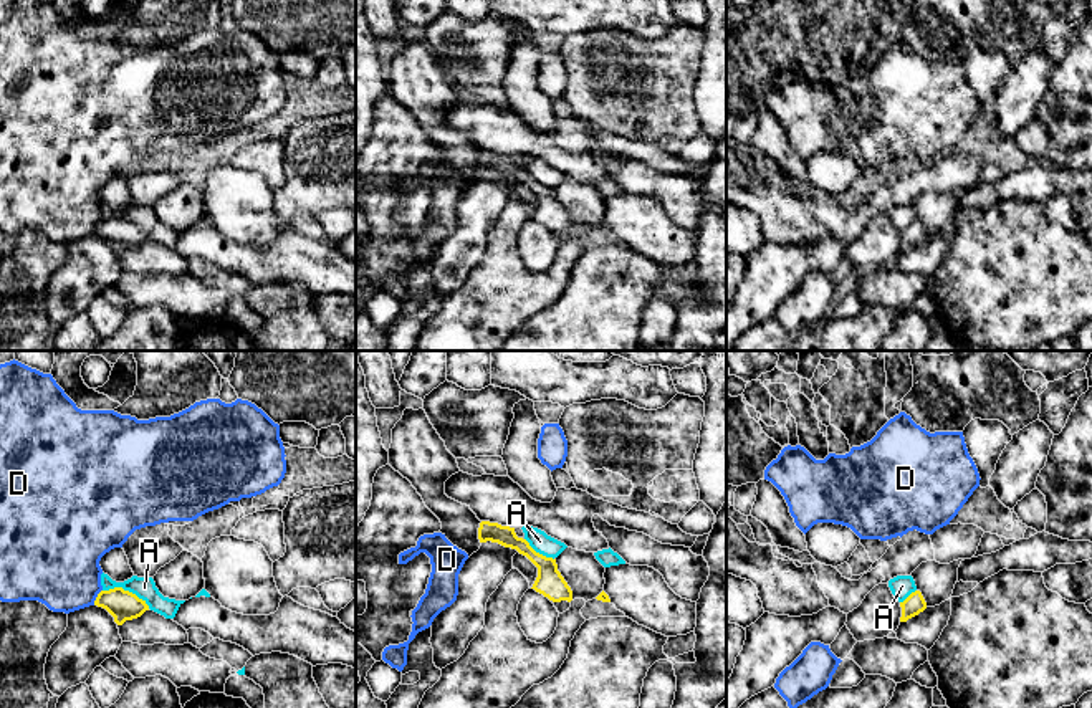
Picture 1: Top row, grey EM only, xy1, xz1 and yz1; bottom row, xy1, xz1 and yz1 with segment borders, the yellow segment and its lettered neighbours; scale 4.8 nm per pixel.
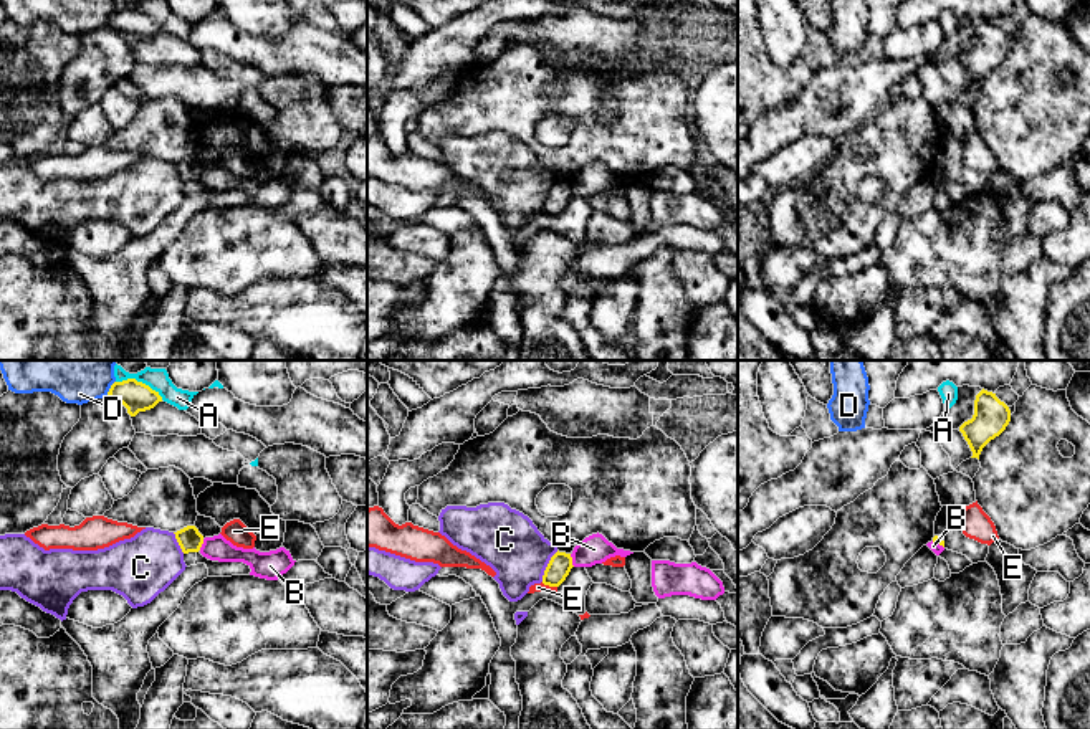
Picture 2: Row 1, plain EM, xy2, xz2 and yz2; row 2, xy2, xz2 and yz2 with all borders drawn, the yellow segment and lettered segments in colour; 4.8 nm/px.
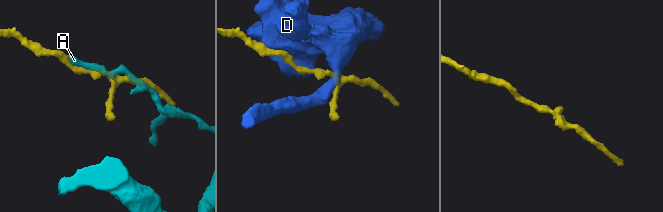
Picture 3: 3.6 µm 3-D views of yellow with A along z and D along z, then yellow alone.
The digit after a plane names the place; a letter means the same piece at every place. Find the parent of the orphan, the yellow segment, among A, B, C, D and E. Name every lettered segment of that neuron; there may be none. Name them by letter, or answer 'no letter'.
A

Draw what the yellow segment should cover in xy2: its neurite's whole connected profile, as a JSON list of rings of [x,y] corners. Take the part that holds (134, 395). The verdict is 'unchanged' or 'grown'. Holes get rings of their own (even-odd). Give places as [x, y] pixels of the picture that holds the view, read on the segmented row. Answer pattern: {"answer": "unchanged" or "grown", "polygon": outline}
{"answer": "grown", "polygon": [[[116,364],[114,377],[116,382],[111,385],[108,397],[119,400],[131,417],[154,408],[162,400],[179,410],[187,410],[198,393],[177,388],[165,369],[146,367],[137,374],[129,374]]]}

